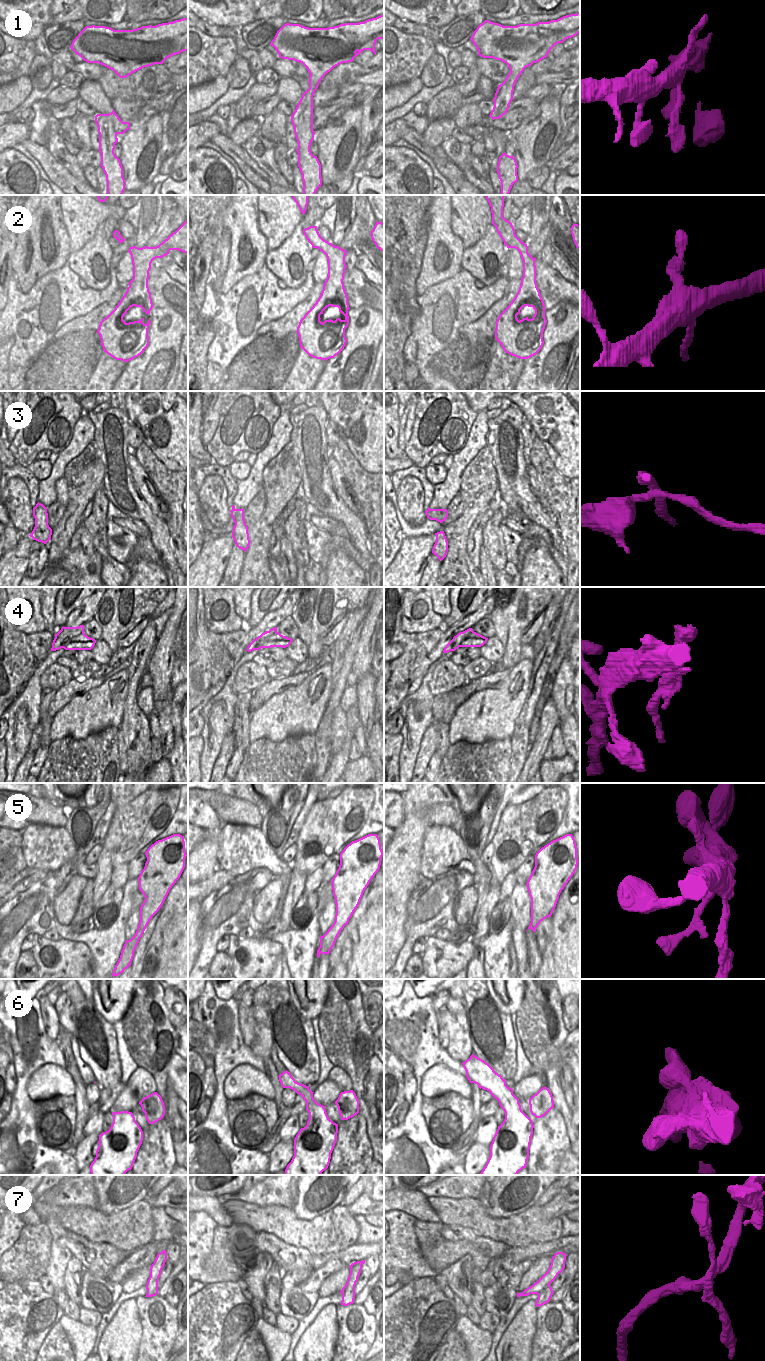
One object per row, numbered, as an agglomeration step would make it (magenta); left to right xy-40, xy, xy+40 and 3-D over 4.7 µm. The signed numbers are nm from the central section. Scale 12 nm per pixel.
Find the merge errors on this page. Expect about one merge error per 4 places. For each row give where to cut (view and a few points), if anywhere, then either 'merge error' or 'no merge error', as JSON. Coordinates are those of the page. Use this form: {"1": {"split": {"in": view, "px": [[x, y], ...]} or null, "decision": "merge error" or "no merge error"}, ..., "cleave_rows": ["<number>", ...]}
{"1": {"split": null, "decision": "no merge error"}, "2": {"split": null, "decision": "no merge error"}, "3": {"split": {"in": "xy", "px": [[240, 509], [232, 517]]}, "decision": "merge error"}, "4": {"split": {"in": "xy-40", "px": [[83, 632], [74, 636], [64, 648]]}, "decision": "merge error"}, "5": {"split": null, "decision": "no merge error"}, "6": {"split": null, "decision": "no merge error"}, "7": {"split": {"in": "xy", "px": [[356, 1262], [353, 1268], [353, 1279], [355, 1281]]}, "decision": "merge error"}, "cleave_rows": ["3", "4", "7"]}

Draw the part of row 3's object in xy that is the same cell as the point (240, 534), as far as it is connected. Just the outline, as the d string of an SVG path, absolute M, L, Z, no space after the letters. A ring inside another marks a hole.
M240 509L240 513L236 517L232 518L235 523L232 537L236 546L246 552L251 541L249 539L248 526L244 519L244 509Z

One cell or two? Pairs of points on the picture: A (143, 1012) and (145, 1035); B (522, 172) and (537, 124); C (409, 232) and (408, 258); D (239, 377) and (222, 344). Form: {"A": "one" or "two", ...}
{"A": "one", "B": "one", "C": "one", "D": "two"}

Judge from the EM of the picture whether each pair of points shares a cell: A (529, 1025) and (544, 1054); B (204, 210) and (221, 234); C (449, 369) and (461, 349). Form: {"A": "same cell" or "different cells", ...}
{"A": "same cell", "B": "same cell", "C": "same cell"}

